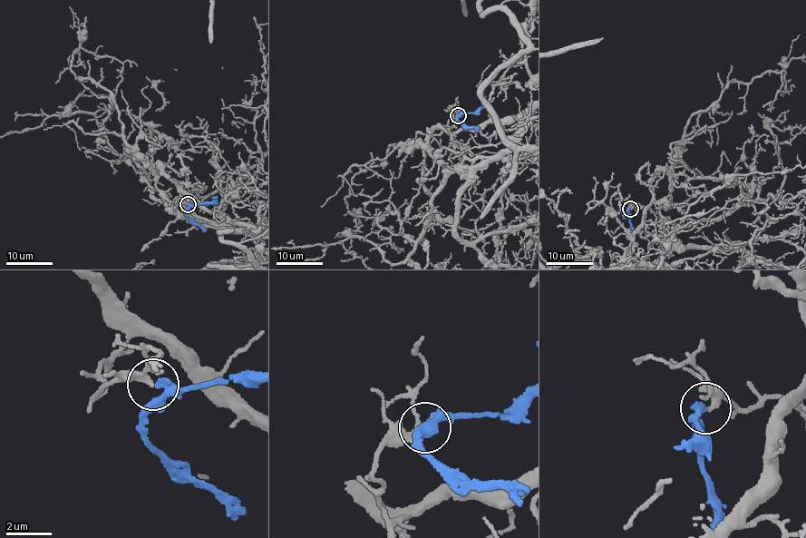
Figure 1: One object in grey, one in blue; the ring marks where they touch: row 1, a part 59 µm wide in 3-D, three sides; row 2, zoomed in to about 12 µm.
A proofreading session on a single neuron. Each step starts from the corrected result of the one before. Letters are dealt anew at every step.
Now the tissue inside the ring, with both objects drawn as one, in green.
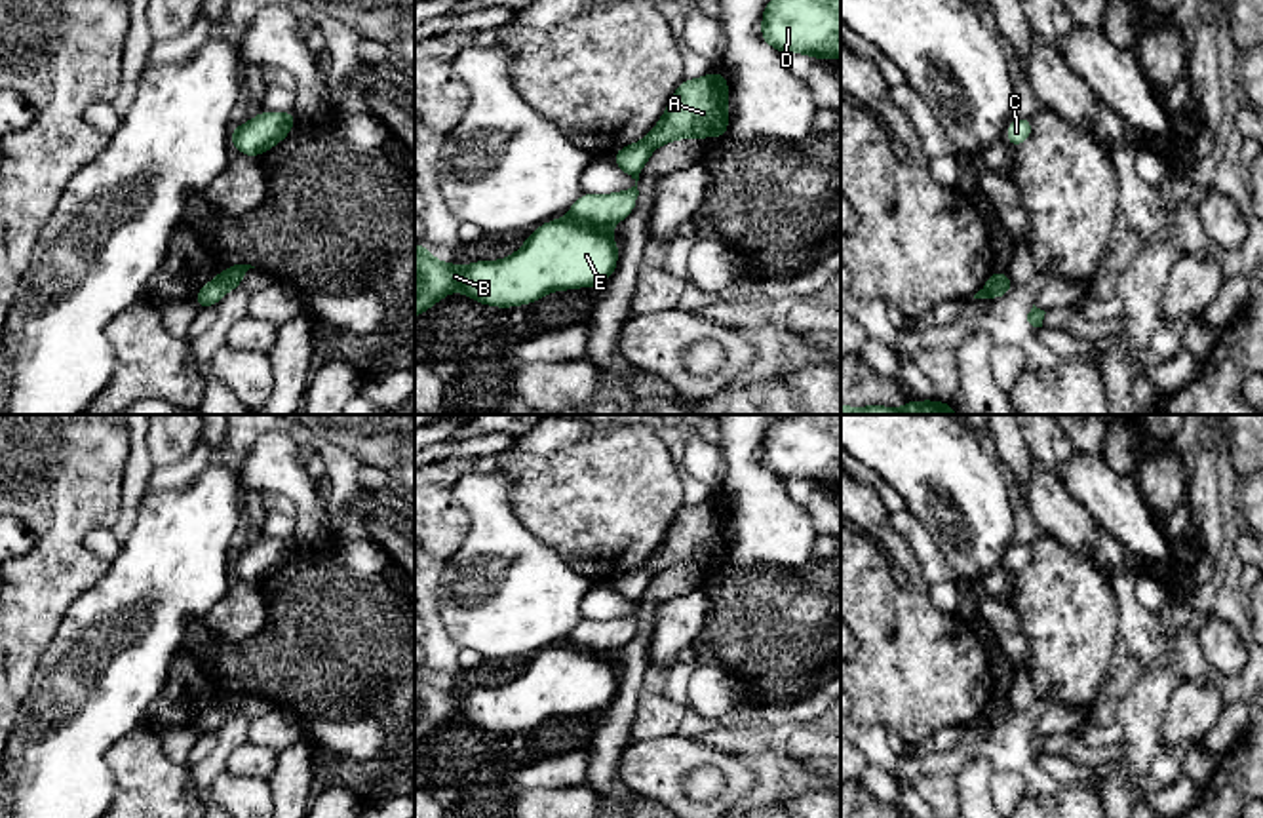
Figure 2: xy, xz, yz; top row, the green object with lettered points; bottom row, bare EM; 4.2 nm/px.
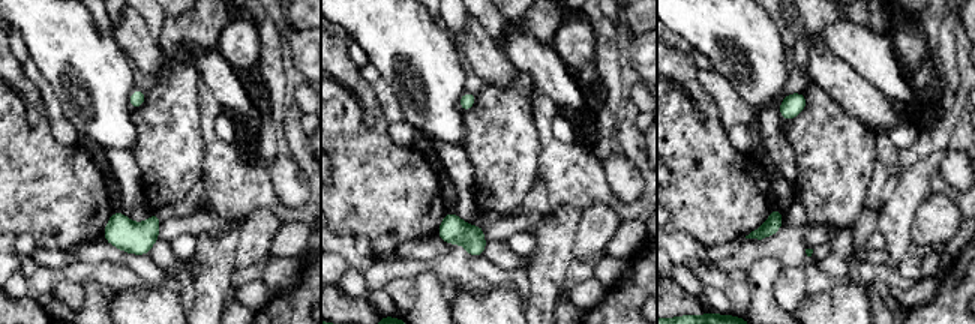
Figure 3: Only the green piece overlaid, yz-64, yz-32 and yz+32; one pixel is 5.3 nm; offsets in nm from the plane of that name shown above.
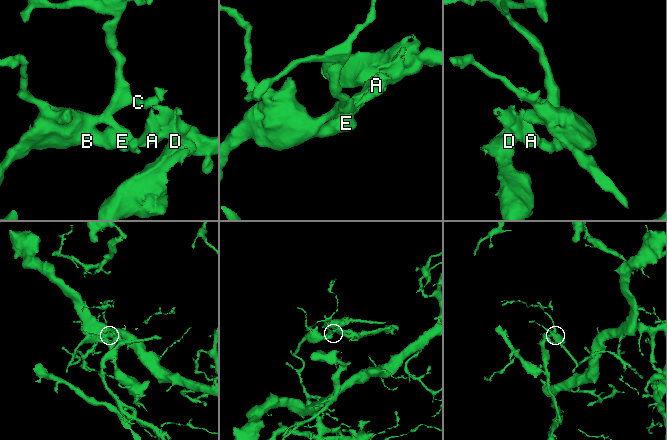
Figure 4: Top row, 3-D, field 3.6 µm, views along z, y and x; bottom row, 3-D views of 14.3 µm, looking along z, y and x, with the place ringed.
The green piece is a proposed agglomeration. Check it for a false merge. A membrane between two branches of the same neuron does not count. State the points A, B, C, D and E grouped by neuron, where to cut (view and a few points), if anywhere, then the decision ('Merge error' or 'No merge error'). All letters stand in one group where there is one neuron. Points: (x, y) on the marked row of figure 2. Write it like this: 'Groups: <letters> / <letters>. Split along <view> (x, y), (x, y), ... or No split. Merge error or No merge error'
Groups: A D / B C E. Split along yz (999, 272), (990, 297). Merge error

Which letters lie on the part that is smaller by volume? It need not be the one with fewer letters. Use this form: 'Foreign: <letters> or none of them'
Foreign: A, D

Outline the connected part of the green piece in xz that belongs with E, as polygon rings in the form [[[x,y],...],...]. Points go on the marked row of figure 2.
[[[637,141],[609,158],[635,185],[614,194],[580,194],[563,219],[540,224],[525,243],[502,261],[468,266],[439,263],[424,243],[415,245],[415,318],[453,291],[487,306],[510,308],[540,301],[552,291],[597,287],[618,264],[611,228],[637,204],[639,173],[651,158],[649,143]]]

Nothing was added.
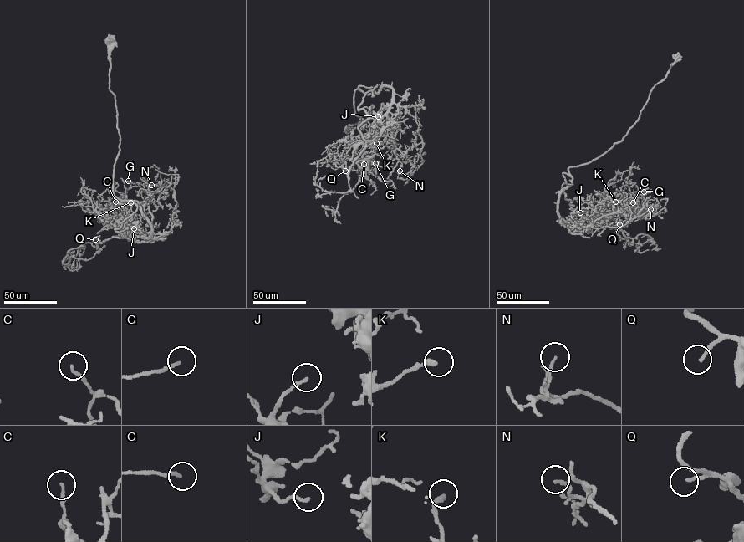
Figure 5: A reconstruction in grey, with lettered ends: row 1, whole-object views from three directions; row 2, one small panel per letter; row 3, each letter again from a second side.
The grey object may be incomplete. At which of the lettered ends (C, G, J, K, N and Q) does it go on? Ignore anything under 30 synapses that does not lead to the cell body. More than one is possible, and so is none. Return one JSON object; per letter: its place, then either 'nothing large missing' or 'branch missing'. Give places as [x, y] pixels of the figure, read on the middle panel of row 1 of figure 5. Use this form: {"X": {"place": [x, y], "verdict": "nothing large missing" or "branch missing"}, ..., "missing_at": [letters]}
{"C": {"place": [364, 164], "verdict": "nothing large missing"}, "G": {"place": [375, 163], "verdict": "nothing large missing"}, "J": {"place": [378, 116], "verdict": "nothing large missing"}, "K": {"place": [376, 143], "verdict": "nothing large missing"}, "N": {"place": [400, 171], "verdict": "nothing large missing"}, "Q": {"place": [345, 171], "verdict": "nothing large missing"}, "missing_at": []}

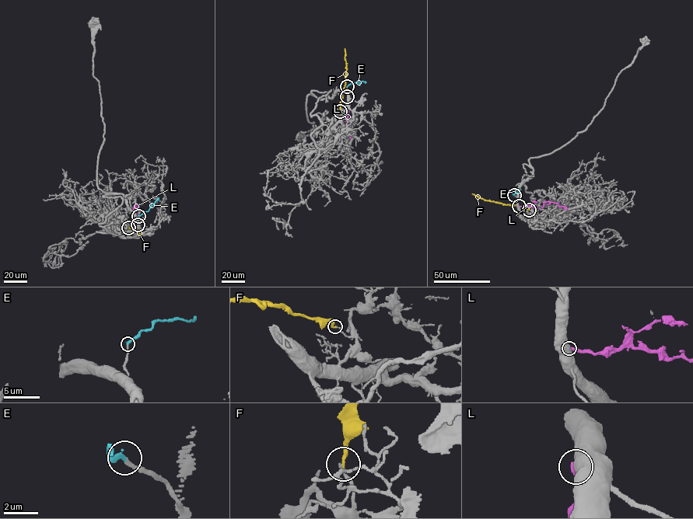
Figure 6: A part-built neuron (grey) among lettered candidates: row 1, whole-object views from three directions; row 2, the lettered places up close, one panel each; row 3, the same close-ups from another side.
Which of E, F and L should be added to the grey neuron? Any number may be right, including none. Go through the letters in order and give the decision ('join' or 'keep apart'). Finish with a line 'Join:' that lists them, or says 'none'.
E: join
F: keep apart
L: keep apart
Join: E

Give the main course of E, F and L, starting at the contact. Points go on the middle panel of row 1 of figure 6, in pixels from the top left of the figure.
E: (347, 86), (351, 83), (366, 82)
F: (340, 111), (347, 69), (344, 48)
L: (348, 96), (345, 121), (350, 137), (352, 137)

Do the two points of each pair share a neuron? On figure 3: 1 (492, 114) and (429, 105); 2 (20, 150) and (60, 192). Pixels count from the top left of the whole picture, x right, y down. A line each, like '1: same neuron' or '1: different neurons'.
1: different neurons
2: same neuron

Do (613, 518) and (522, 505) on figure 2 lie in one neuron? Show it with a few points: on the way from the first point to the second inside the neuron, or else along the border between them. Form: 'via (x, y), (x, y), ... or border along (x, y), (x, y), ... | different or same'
via (590, 505), (544, 505) | same

